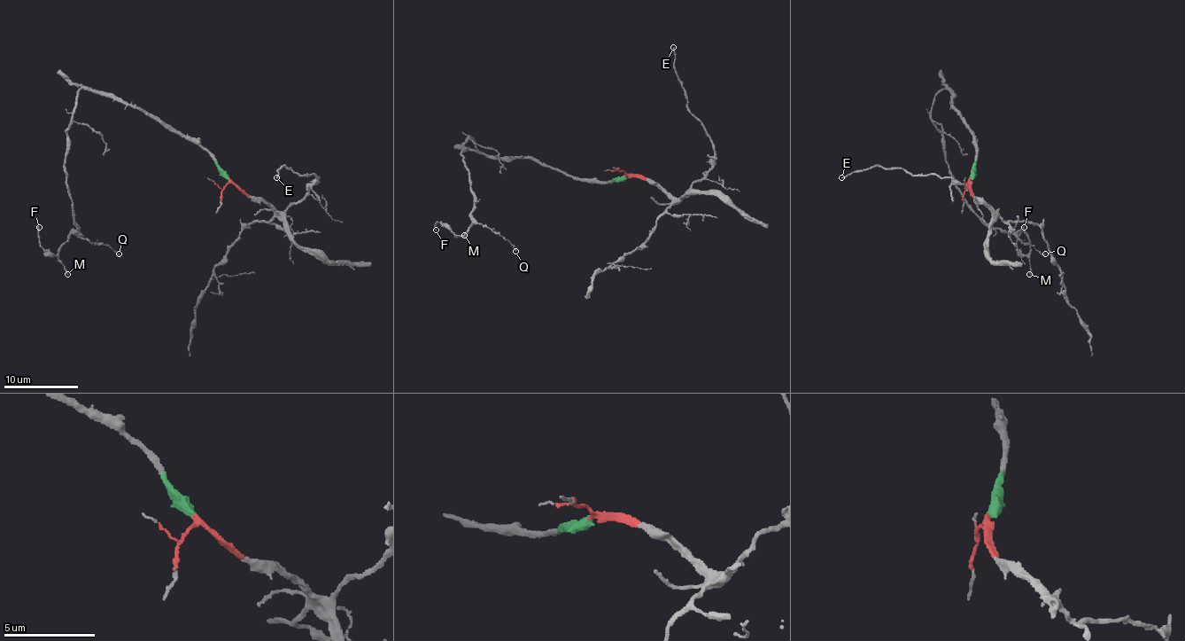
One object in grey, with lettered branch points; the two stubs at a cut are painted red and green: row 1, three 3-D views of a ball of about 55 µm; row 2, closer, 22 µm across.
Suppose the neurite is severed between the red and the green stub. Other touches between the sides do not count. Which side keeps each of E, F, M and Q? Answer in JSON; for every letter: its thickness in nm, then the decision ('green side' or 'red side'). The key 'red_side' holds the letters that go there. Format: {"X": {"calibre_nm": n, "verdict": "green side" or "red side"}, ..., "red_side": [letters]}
{"E": {"calibre_nm": 130, "verdict": "red side"}, "F": {"calibre_nm": 160, "verdict": "green side"}, "M": {"calibre_nm": 120, "verdict": "green side"}, "Q": {"calibre_nm": 100, "verdict": "green side"}, "red_side": ["E"]}

